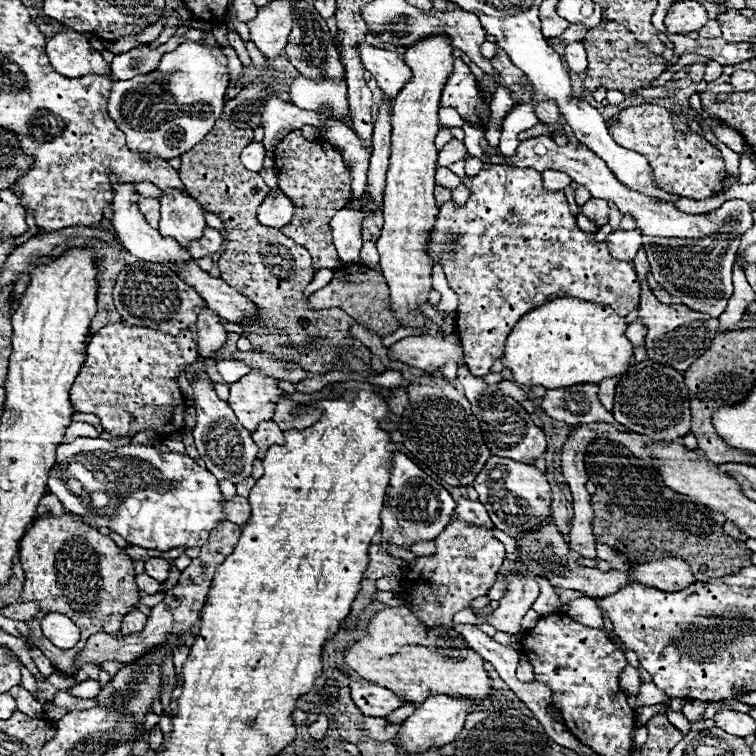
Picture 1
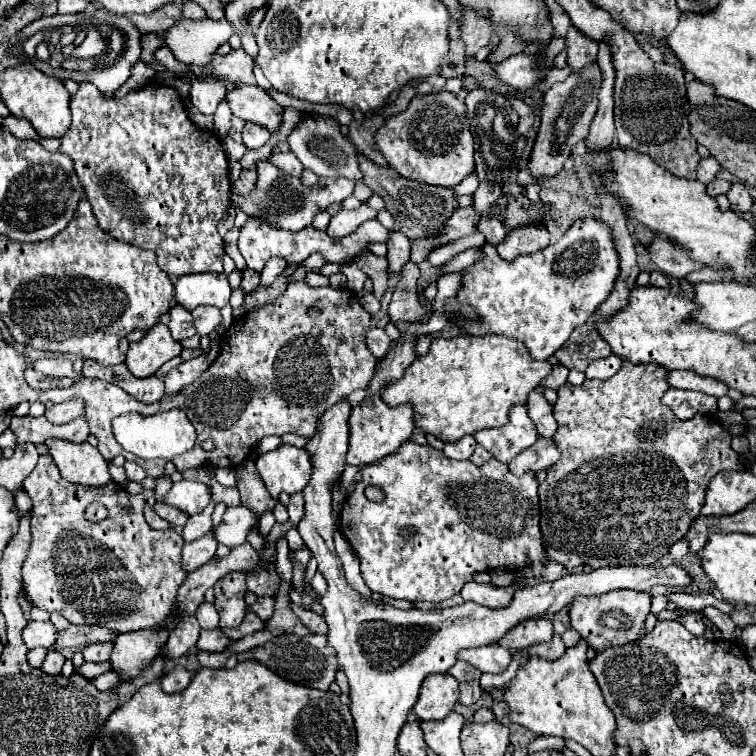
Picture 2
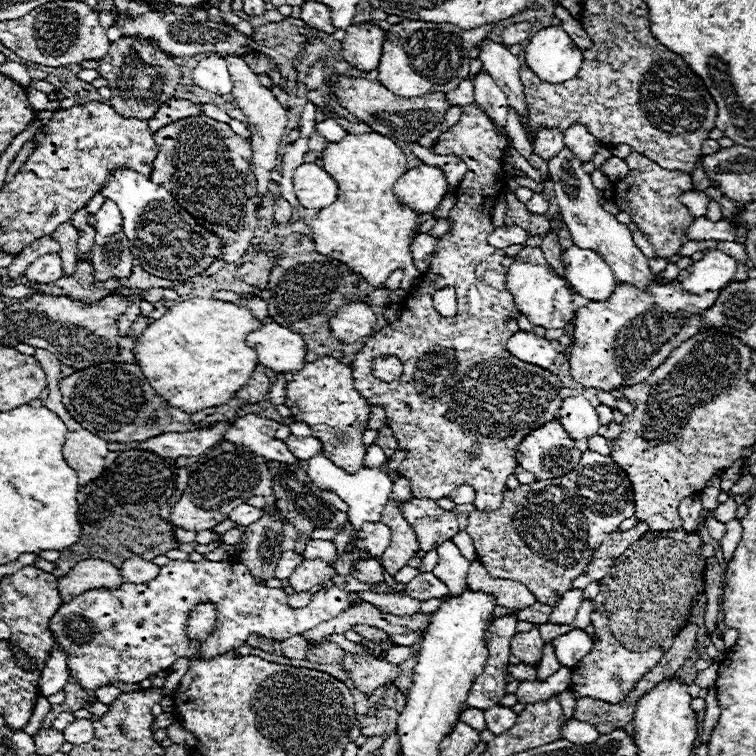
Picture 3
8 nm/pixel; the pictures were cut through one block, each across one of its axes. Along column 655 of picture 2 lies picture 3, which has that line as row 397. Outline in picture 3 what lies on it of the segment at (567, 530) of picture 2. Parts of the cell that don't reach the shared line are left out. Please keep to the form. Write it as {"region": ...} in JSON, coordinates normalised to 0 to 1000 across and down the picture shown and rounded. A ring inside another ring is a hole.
{"region":[[[614,140],[608,159],[579,180],[579,188],[571,193],[577,204],[606,206],[616,220],[616,230],[603,251],[603,275],[598,275],[593,294],[598,304],[582,312],[579,328],[571,339],[569,357],[558,365],[556,376],[542,386],[537,402],[529,413],[529,421],[511,434],[492,442],[481,460],[471,468],[466,479],[468,511],[487,529],[487,534],[503,534],[511,542],[513,561],[529,582],[529,595],[537,598],[537,608],[524,622],[526,630],[540,630],[545,635],[548,659],[579,661],[593,656],[603,643],[622,640],[630,651],[627,669],[632,675],[648,677],[661,672],[667,656],[667,640],[675,627],[683,624],[683,595],[688,585],[704,574],[709,566],[720,563],[725,556],[738,553],[743,534],[741,503],[730,492],[712,492],[706,481],[693,481],[683,476],[669,460],[672,447],[685,439],[688,410],[680,402],[680,392],[669,381],[669,354],[664,352],[667,331],[651,328],[643,315],[653,304],[651,291],[646,291],[659,259],[667,254],[667,241],[659,233],[664,225],[664,206],[669,198],[669,185],[659,180],[651,159],[630,140]],[[582,378],[598,378],[603,384],[606,413],[603,418],[582,418],[571,405],[571,384]],[[503,471],[524,471],[534,481],[534,497],[526,505],[505,505],[492,497],[492,476]]]}

